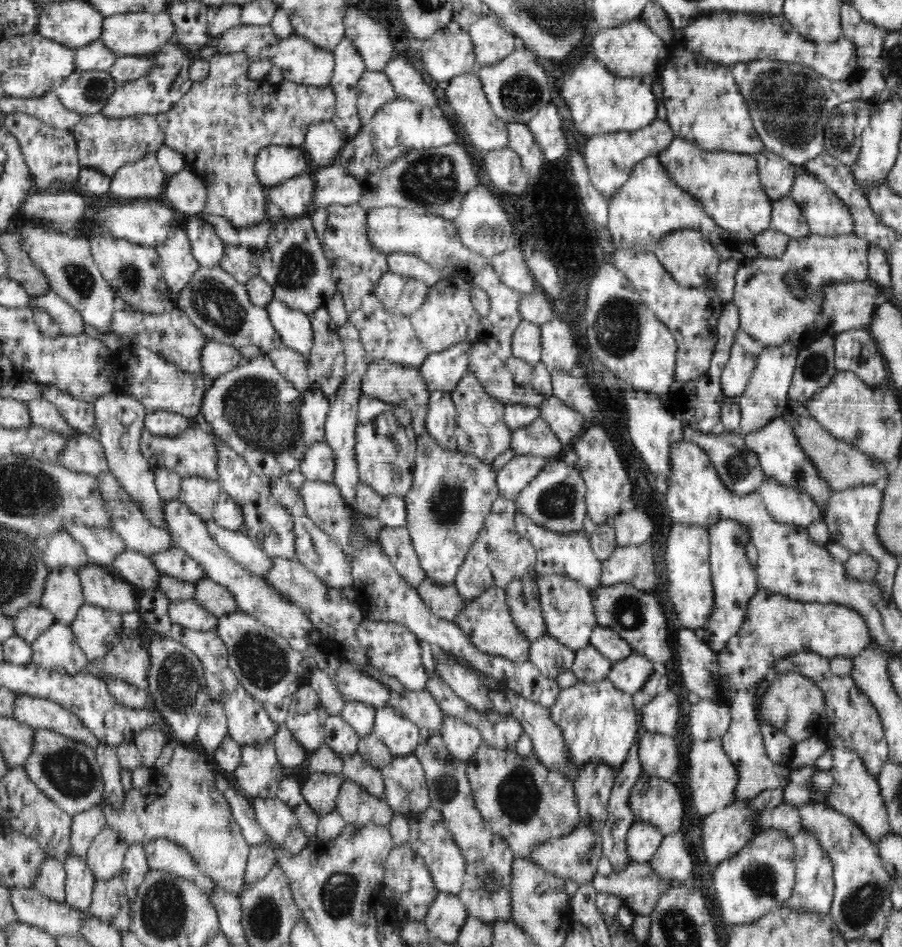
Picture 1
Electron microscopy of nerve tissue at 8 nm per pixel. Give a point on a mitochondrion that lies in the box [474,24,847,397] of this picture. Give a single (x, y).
(788, 103)

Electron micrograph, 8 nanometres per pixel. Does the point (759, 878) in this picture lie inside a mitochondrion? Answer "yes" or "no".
yes

